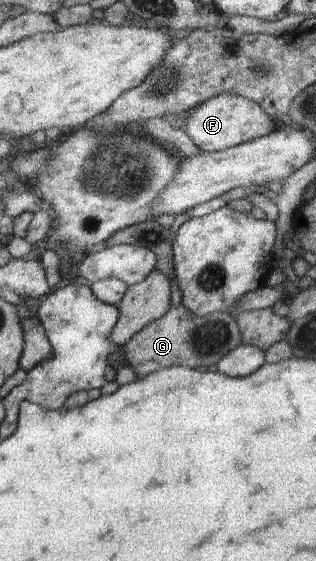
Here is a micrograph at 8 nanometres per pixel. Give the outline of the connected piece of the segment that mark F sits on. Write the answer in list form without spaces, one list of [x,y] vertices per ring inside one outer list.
[[[227,93],[207,100],[193,109],[191,116],[187,118],[185,131],[203,151],[215,152],[271,134],[278,128],[276,124],[277,122],[271,120],[269,114],[263,110],[262,105],[241,95]]]

